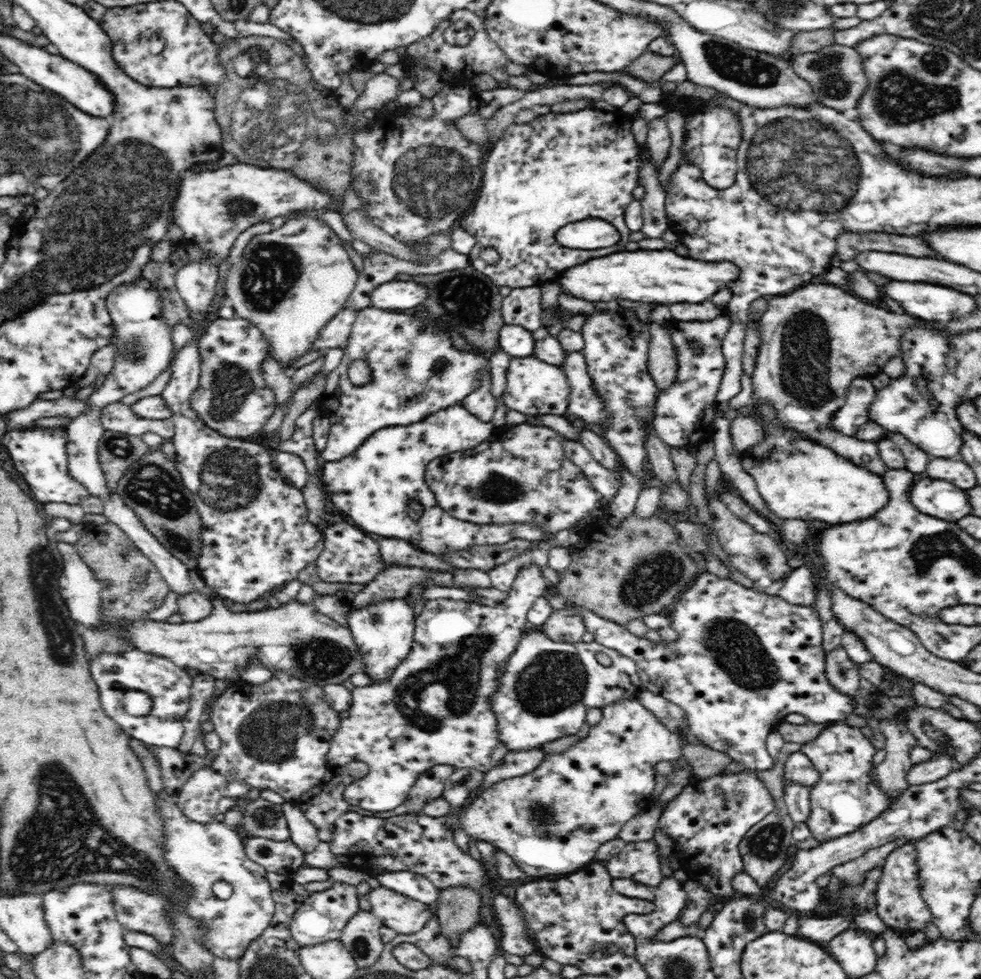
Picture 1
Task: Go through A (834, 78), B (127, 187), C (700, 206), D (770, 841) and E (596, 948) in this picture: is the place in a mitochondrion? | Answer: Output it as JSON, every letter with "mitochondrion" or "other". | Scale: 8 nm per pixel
{"A":"mitochondrion","B":"mitochondrion","C":"other","D":"mitochondrion","E":"mitochondrion"}

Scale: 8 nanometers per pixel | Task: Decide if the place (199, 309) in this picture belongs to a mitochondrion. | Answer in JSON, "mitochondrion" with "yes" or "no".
{"mitochondrion":"no"}

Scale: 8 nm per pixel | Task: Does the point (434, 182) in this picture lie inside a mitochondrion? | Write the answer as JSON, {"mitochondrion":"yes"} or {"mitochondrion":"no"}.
{"mitochondrion":"yes"}

